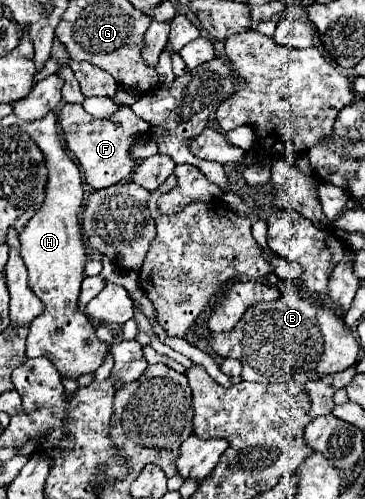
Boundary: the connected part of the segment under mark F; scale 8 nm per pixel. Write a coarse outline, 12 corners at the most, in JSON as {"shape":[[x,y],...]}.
{"shape":[[64,105],[58,121],[92,189],[132,177],[130,149],[150,123],[120,107],[94,119]]}

